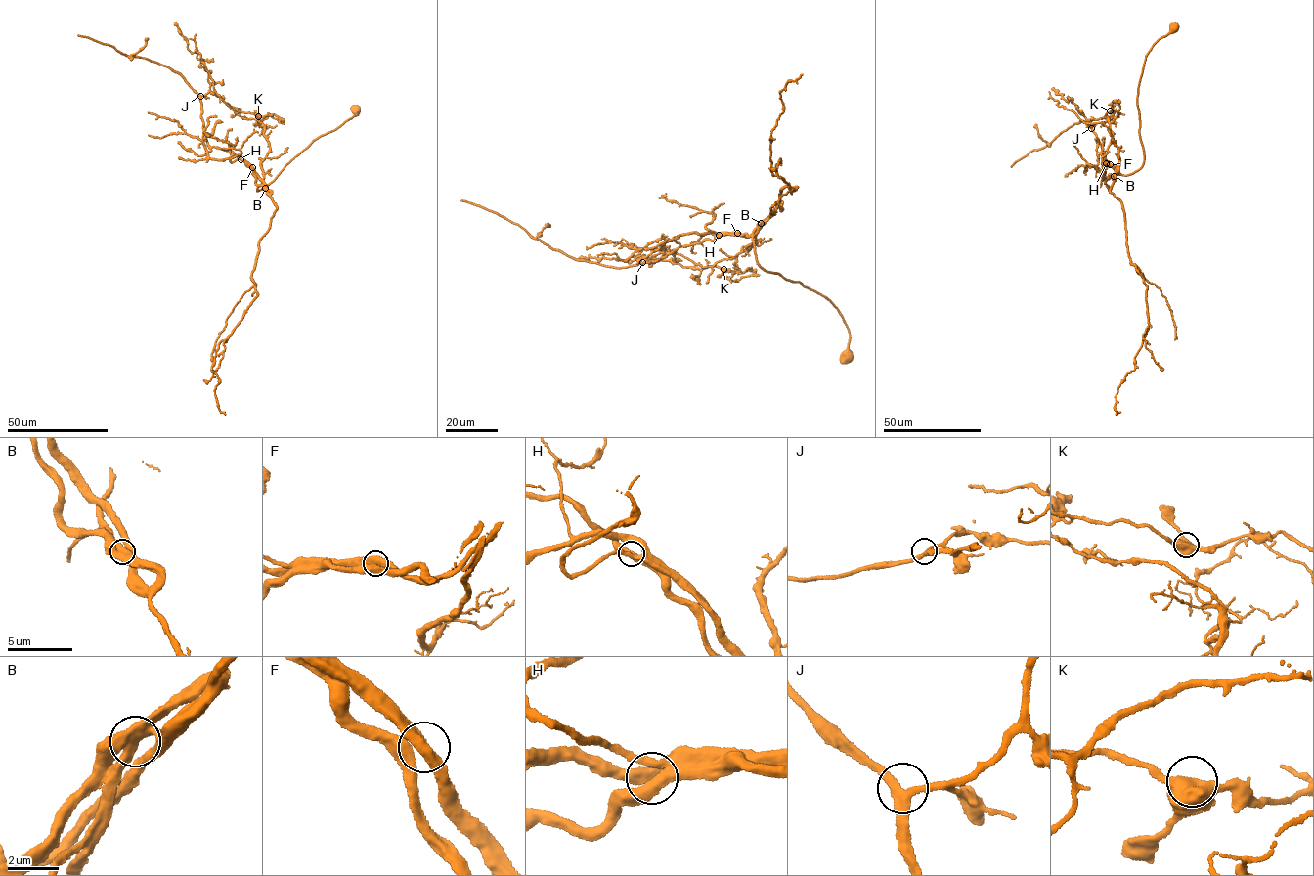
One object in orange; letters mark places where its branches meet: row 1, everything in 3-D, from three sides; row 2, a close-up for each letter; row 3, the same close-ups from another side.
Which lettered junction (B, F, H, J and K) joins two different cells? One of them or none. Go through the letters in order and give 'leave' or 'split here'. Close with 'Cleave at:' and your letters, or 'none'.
B: leave
F: leave
H: leave
J: leave
K: leave
Cleave at: none

